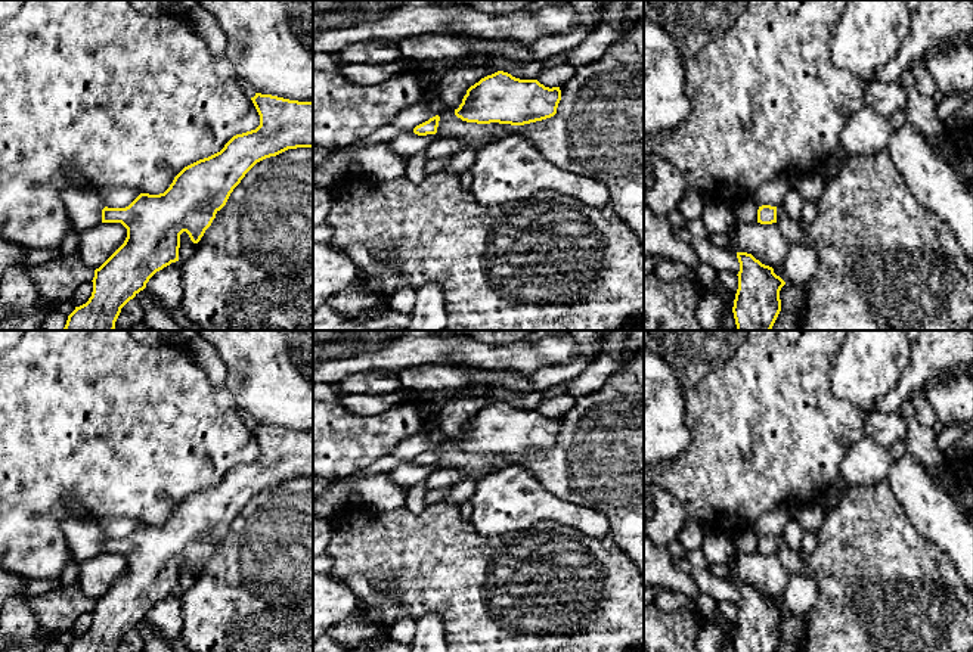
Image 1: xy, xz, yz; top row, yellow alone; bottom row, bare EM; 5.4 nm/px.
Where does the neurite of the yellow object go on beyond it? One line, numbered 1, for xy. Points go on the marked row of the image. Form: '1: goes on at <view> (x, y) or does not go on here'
1: does not go on here

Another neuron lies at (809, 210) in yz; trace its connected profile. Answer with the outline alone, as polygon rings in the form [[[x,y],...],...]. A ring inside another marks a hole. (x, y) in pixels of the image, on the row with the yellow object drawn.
[[[805,201],[800,212],[800,223],[809,224],[815,220],[818,212],[816,201]]]

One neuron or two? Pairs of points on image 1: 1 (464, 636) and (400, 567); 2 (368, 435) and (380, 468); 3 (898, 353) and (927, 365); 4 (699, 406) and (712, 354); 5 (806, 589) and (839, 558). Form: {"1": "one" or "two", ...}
{"1": "one", "2": "two", "3": "two", "4": "two", "5": "two"}

